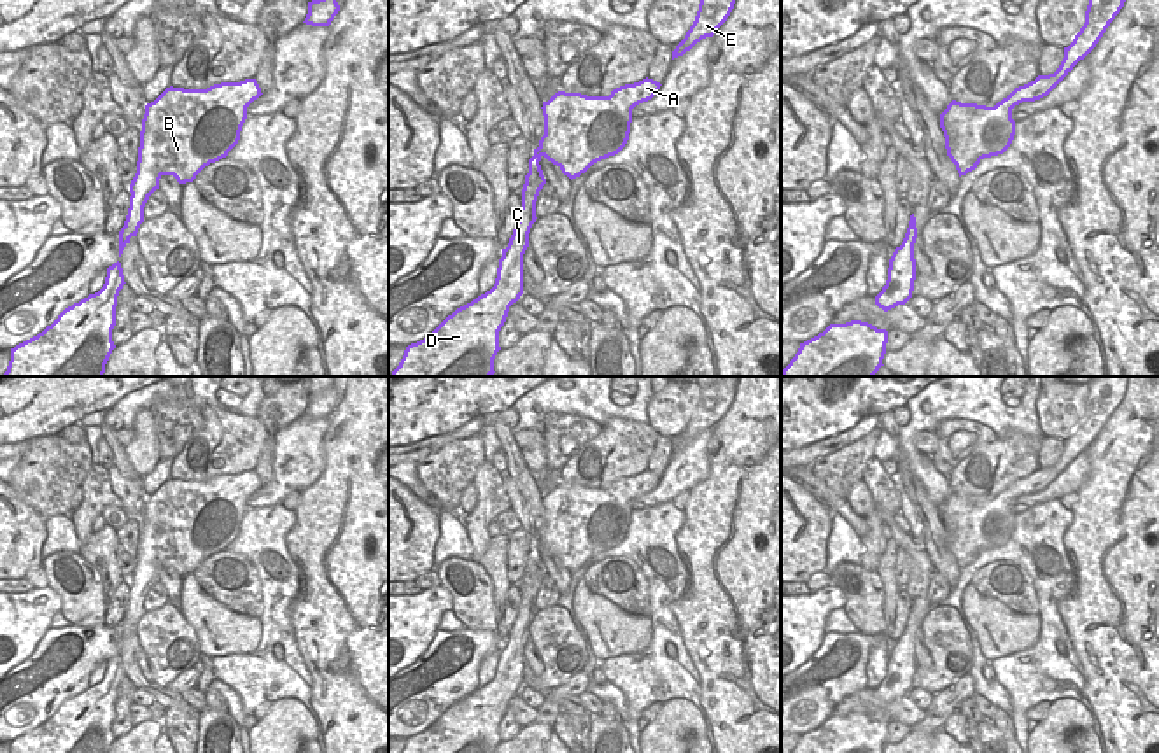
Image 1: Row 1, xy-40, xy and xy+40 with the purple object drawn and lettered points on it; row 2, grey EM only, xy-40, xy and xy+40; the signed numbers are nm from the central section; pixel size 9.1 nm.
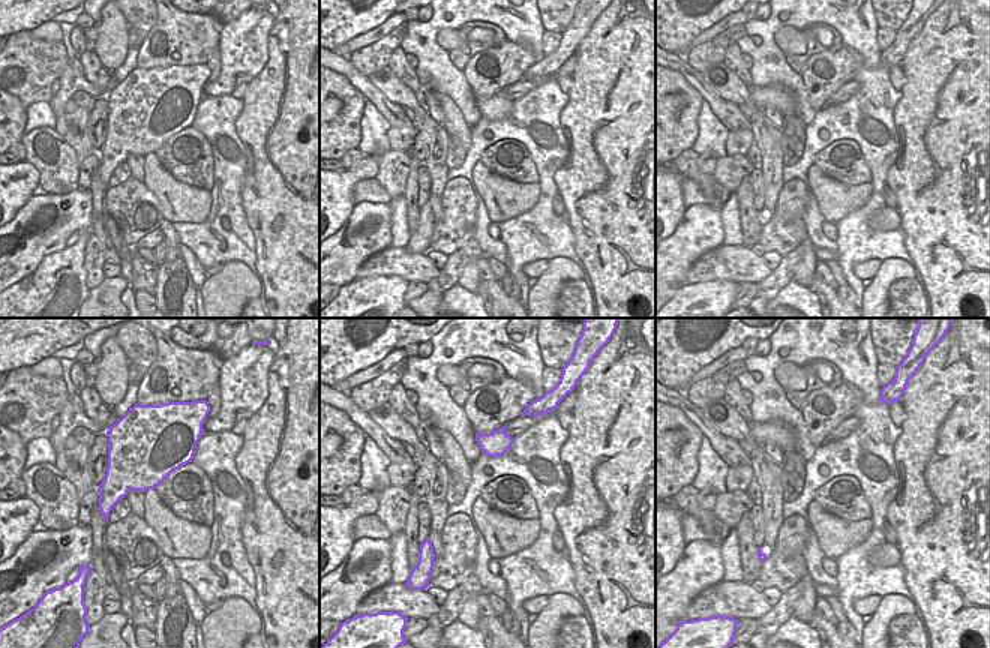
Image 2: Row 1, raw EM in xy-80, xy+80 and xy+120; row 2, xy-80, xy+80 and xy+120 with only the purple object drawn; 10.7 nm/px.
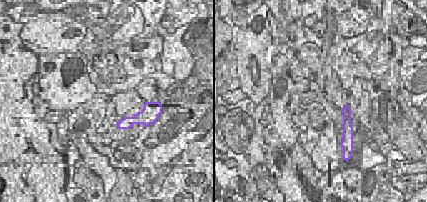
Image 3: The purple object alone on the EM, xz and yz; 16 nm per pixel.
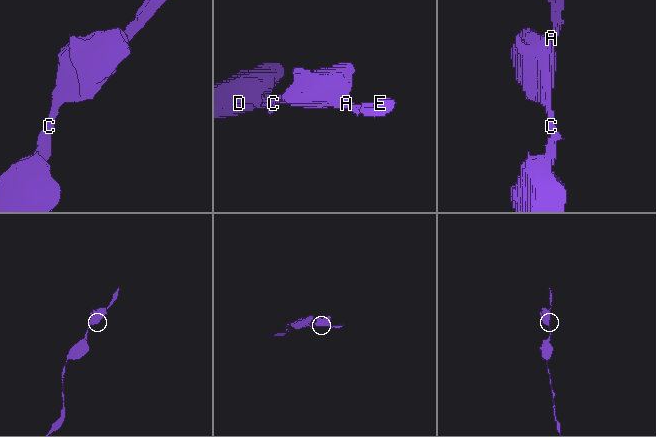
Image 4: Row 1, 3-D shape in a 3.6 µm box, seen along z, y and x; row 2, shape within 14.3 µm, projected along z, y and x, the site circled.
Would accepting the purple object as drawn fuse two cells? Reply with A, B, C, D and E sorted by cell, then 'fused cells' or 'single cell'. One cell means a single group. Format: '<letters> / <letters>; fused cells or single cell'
A B C D E; single cell

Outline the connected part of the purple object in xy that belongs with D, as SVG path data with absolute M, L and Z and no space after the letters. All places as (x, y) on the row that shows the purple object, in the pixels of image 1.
M643 79L609 96L555 93L543 102L544 135L529 159L522 208L509 243L502 249L490 291L457 308L429 336L406 347L390 376L492 376L499 331L509 306L523 294L523 254L536 222L536 201L546 184L541 158L557 165L571 180L594 163L618 154L630 133L632 109L651 100L660 82Z

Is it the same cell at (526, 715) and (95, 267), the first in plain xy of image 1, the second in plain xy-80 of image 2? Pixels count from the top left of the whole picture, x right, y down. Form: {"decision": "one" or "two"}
{"decision": "two"}

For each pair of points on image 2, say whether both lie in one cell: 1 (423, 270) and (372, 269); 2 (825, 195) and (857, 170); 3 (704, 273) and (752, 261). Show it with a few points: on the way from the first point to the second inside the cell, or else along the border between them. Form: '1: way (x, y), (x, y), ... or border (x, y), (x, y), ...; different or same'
1: way (411, 267), (384, 267); same
2: border (813, 162), (825, 174), (843, 183), (869, 183); different
3: way (716, 264), (740, 263); same

